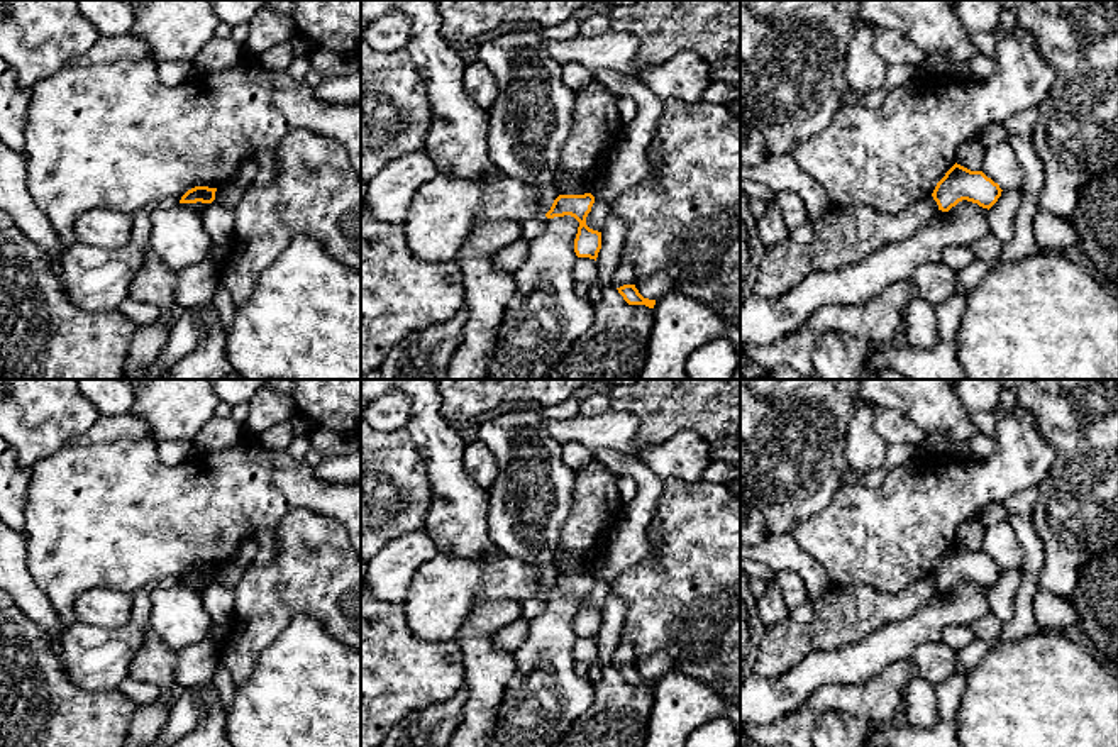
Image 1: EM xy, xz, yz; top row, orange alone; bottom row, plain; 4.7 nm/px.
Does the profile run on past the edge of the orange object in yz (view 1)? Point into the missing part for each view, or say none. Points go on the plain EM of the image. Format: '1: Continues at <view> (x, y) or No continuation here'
1: No continuation here

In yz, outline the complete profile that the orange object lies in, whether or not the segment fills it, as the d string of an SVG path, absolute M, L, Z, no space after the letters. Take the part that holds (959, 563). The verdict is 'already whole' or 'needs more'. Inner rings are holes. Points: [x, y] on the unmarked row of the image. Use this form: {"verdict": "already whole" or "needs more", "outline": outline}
{"verdict": "already whole", "outline": "M955 542L937 562L932 576L942 591L949 591L962 579L989 589L1001 576L1001 571L999 564L982 551L971 551Z"}

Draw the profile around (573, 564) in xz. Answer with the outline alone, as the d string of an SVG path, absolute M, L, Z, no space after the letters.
M571 556L571 557L561 559L559 573L561 574L584 574L584 573L591 573L591 562L588 559Z

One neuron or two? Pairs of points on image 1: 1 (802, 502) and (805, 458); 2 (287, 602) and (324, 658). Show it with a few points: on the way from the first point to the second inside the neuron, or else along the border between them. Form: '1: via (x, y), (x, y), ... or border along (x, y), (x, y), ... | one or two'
1: via (802, 492), (802, 468) | one
2: border along (332, 636), (312, 617), (297, 615), (268, 644) | two

